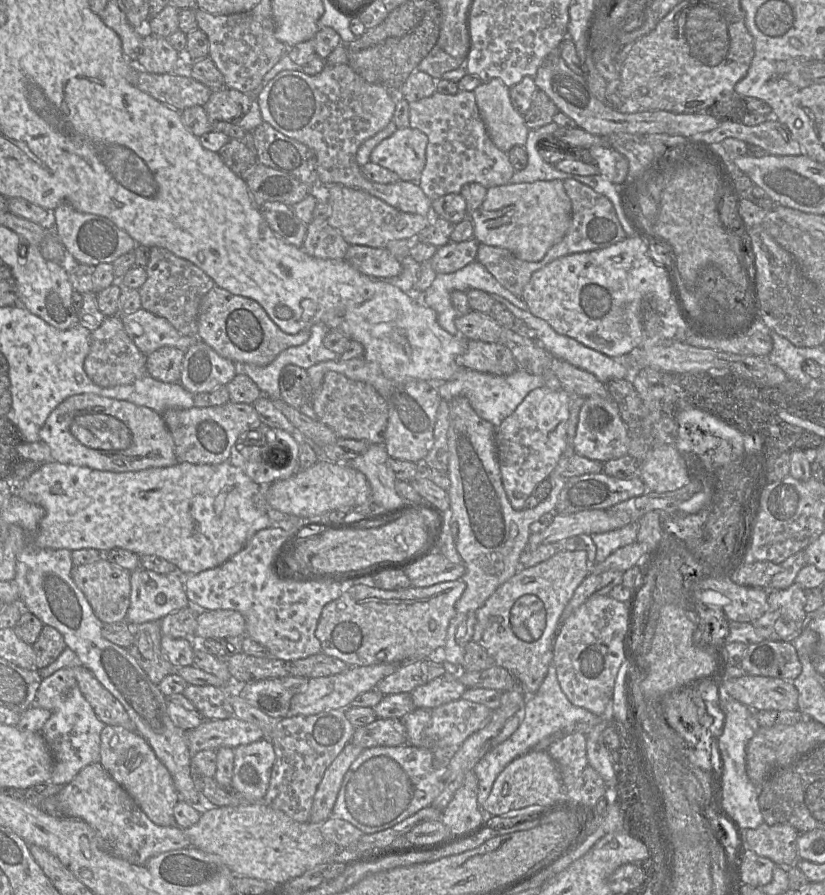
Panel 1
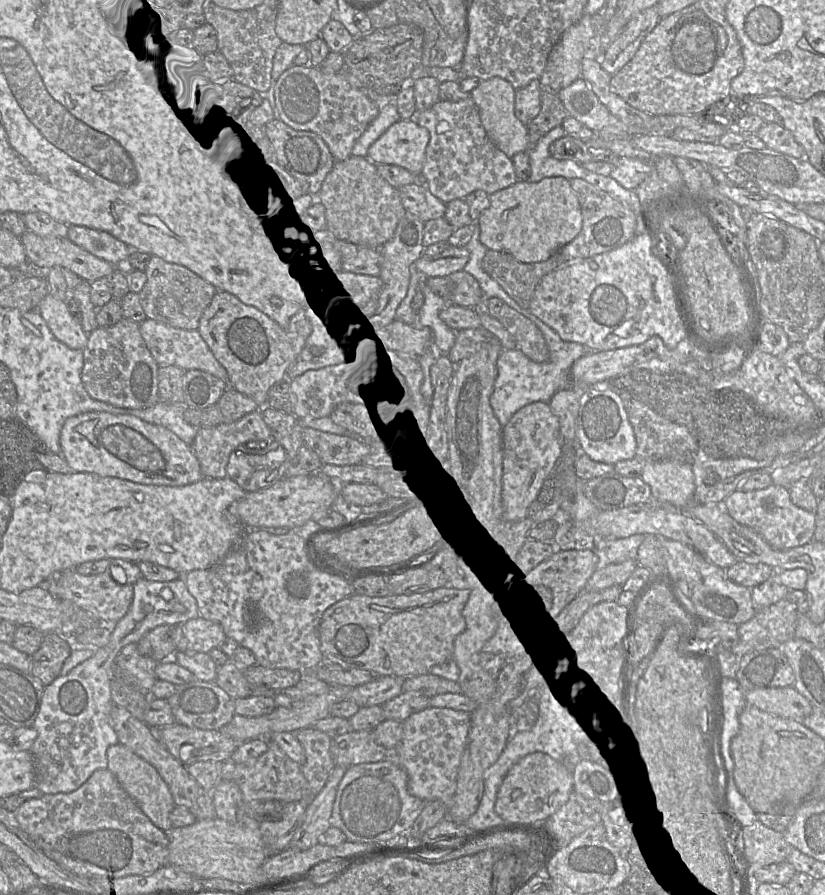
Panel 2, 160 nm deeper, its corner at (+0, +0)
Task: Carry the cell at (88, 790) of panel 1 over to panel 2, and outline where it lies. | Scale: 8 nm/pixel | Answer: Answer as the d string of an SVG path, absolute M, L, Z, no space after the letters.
M107 768L95 770L86 782L73 792L46 794L25 801L14 812L14 817L19 827L45 855L80 879L116 879L129 875L146 875L153 873L167 861L167 833L151 822Z

